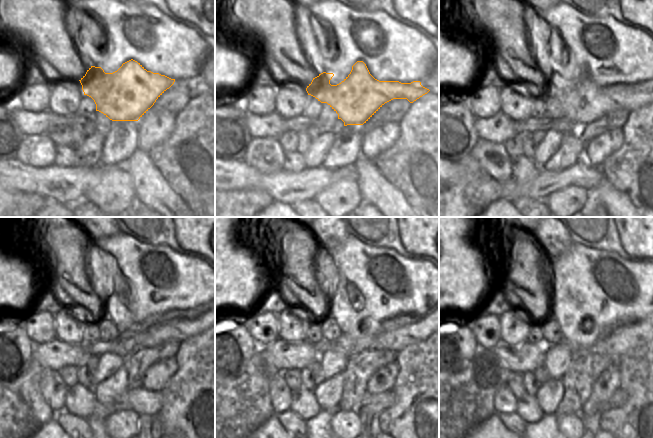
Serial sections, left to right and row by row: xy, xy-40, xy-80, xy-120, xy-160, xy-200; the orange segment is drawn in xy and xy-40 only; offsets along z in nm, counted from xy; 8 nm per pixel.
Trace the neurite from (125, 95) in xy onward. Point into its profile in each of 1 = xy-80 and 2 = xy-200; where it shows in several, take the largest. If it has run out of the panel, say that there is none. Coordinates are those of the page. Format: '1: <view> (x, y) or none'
1: xy-80 (586, 101)
2: xy-200 (624, 338)

